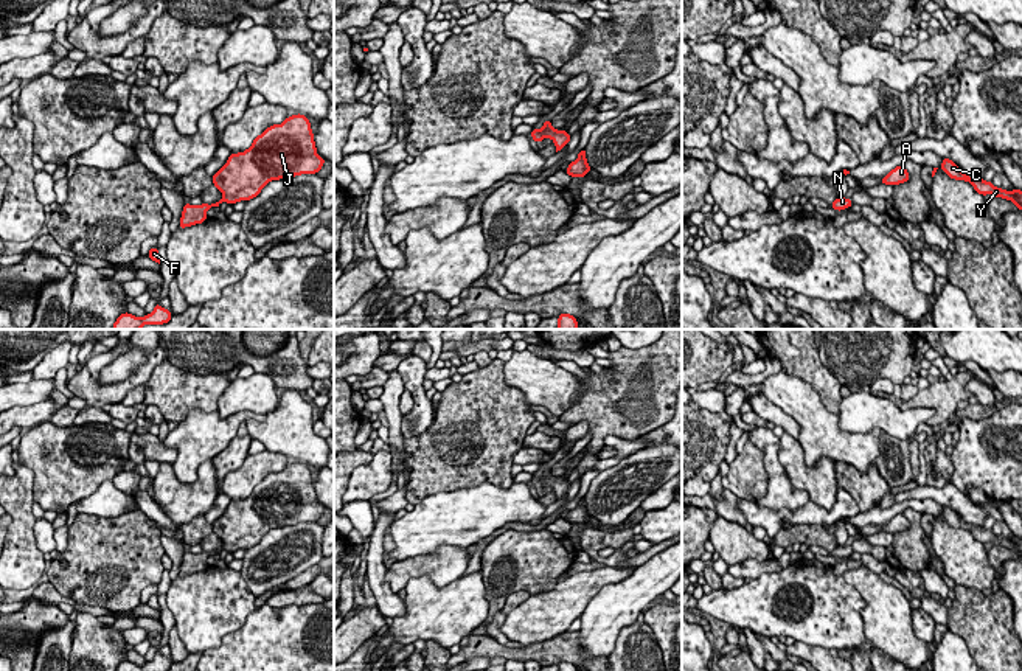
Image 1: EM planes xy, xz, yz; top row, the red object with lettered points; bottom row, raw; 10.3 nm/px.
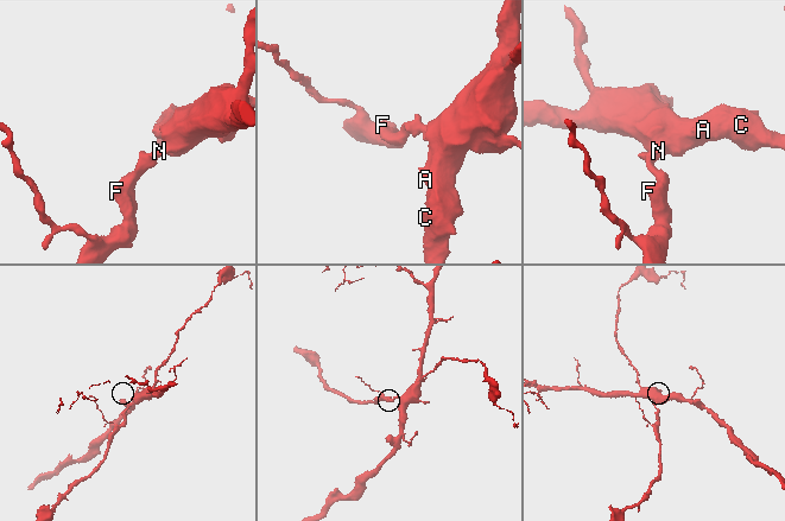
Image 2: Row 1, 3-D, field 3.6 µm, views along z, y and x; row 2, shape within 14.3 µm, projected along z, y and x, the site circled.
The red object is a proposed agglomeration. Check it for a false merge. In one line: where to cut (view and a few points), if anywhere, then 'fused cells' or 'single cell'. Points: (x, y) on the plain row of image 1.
no cut; single cell

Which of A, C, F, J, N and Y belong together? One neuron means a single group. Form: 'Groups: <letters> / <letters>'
Groups: A C F J N Y

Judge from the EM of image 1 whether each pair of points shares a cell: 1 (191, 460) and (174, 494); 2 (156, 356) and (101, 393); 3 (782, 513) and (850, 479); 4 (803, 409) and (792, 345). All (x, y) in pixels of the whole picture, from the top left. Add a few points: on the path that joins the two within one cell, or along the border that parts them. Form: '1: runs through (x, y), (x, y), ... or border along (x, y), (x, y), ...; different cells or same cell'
1: border along (210, 460), (191, 482), (180, 482), (171, 468); different cells
2: runs through (145, 370), (115, 393); same cell
3: border along (839, 486), (855, 500), (861, 511); different cells
4: border along (782, 367), (803, 379), (822, 403); different cells

